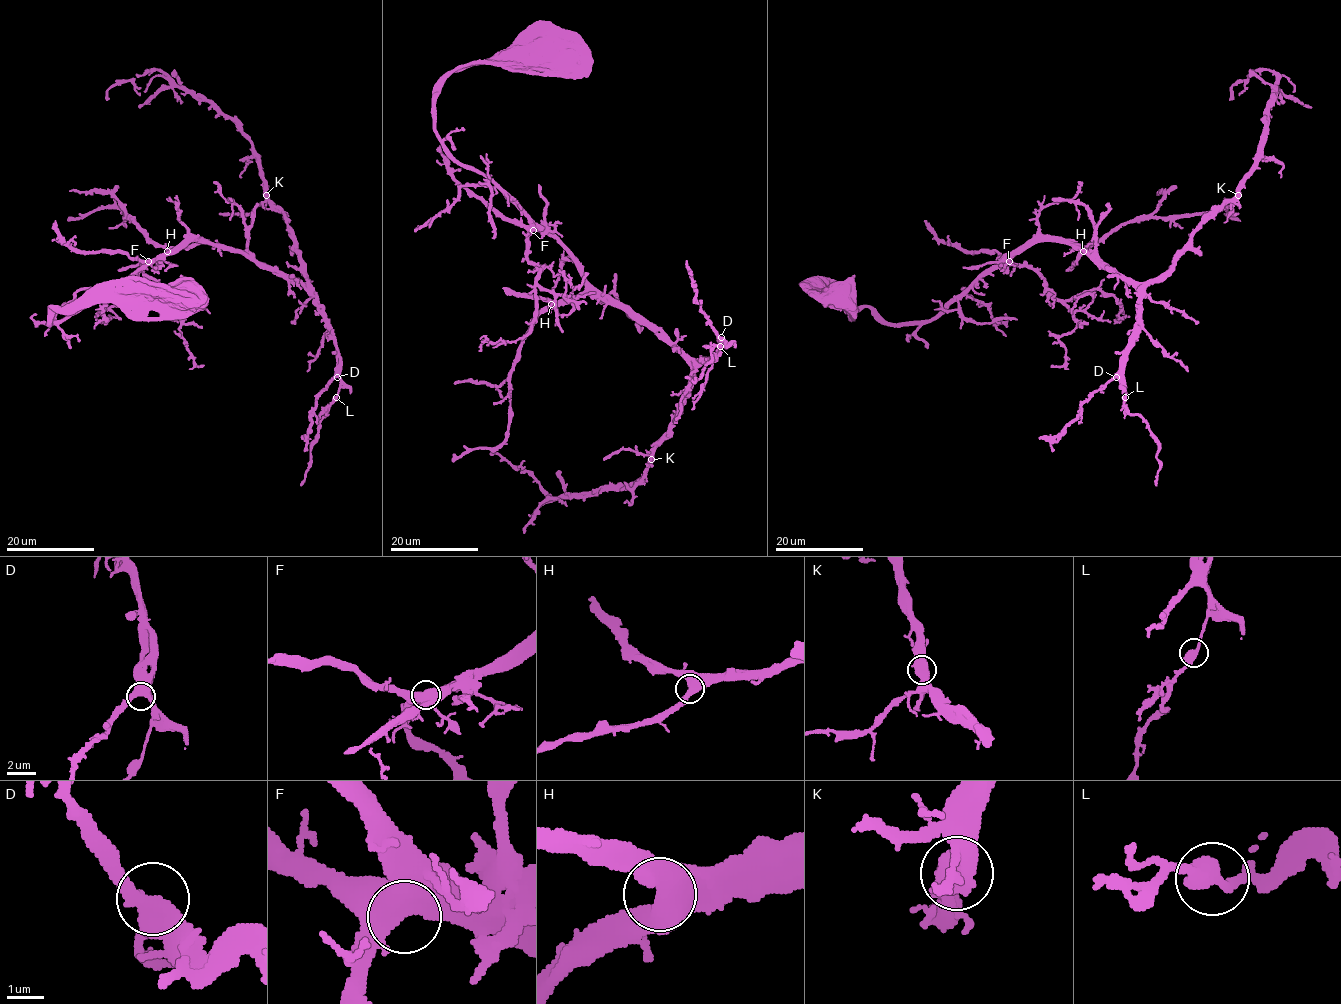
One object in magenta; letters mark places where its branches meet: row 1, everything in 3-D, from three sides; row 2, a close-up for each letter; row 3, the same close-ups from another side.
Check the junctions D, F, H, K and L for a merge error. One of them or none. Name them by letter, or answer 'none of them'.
none of them

